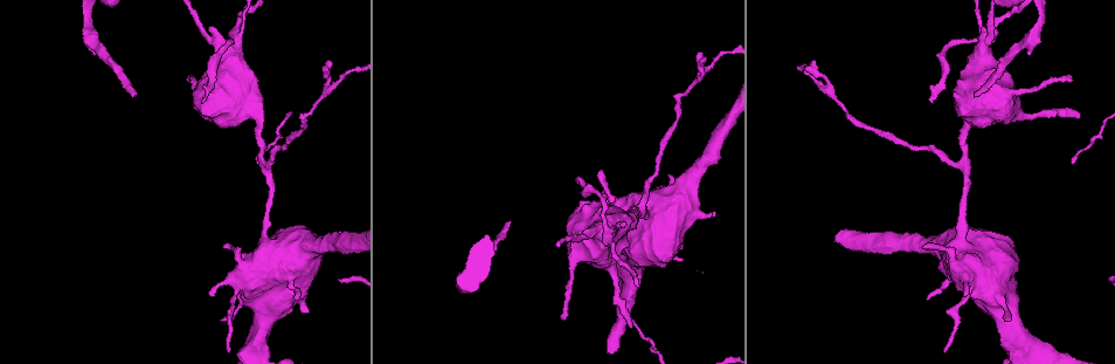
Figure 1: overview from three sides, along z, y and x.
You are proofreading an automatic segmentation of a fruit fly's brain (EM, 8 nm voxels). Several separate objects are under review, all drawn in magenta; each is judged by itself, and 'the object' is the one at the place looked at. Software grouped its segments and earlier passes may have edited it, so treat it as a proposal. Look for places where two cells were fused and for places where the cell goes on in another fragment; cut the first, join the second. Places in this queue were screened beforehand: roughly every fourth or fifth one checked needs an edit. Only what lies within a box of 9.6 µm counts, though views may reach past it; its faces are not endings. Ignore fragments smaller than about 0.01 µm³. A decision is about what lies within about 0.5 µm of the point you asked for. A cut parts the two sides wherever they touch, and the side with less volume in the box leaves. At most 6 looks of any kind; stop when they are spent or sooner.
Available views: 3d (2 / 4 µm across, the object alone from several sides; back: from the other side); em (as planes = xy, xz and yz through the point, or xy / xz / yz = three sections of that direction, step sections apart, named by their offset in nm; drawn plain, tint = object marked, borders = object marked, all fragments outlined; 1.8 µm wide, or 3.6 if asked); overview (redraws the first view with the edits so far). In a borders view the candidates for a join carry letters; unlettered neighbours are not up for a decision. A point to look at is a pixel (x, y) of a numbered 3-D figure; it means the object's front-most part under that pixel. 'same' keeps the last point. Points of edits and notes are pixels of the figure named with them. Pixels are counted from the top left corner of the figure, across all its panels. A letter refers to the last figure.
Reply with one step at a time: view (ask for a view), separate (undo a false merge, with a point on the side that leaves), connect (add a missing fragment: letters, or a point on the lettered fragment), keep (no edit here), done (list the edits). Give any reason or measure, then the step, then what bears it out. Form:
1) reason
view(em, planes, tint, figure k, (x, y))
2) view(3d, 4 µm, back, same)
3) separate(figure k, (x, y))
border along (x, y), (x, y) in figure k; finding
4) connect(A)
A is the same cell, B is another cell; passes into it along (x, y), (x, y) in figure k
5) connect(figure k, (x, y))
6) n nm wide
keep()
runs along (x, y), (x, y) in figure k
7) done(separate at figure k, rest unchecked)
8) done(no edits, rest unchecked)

touches itself
view(em, 3.6 µm, planes, borders, figure 1, (254, 274))

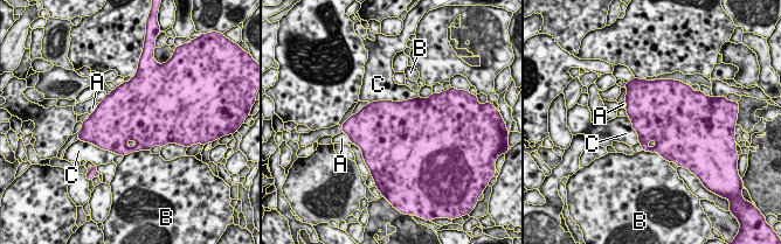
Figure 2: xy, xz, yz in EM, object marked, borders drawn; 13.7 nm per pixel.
keep()
A, B and C are other cells; all the same cell

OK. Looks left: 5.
branch stops here
view(3d, 2 µm, back, figure 1, (1011, 320))

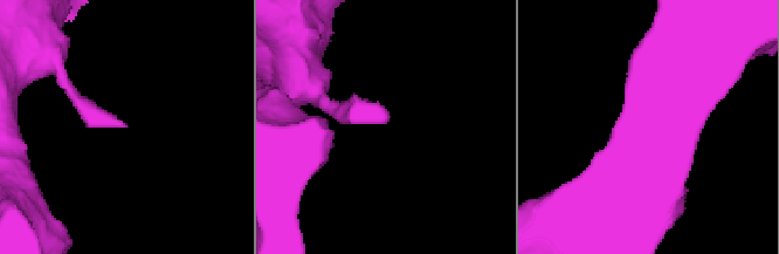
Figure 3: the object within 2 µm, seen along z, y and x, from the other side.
shape alone is not enough
view(em, xy, step 8, borders, figure 3, (124, 125))

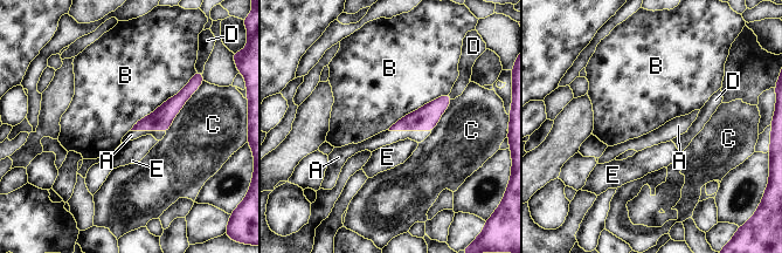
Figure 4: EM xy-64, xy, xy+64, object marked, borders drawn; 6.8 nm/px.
110 nm wide
connect(A)
A is the same cell, B, C, D and E are other cells; passes into it along (426, 118), (409, 130), (387, 137) in figure 4; the cell continues

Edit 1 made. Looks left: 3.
long arm stops here
view(em, xy, step 4, borders, figure 1, (975, 96))

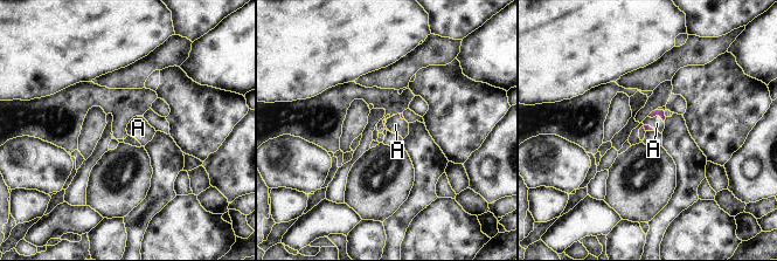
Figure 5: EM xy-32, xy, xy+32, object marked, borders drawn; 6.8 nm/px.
connect(A)
A is the same cell; passes into it along (657, 112), (657, 115), (657, 123) in figure 5; it goes on there

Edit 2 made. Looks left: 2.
done(connect at figure 4, connect at figure 5, rest unchecked)

